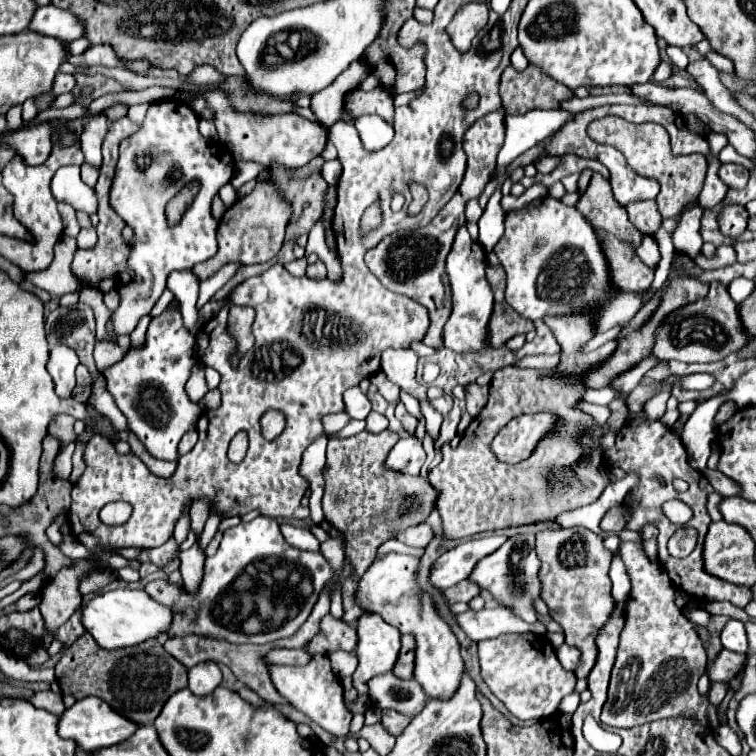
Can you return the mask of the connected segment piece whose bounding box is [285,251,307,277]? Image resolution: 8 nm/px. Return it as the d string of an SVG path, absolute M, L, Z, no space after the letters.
M305 251L305 255L303 255L301 259L293 259L291 263L287 263L287 265L285 265L285 269L287 269L291 275L301 277L301 275L305 275L305 269L307 269L305 259L307 259L307 251Z

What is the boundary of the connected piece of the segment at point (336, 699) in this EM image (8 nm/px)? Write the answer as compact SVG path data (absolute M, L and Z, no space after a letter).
M313 655L311 663L303 667L289 667L289 665L273 665L269 669L271 681L279 695L291 703L297 711L305 713L311 721L315 721L319 727L329 731L331 735L349 735L351 725L351 713L345 707L343 701L343 687L339 685L337 675L333 675L329 659L325 655Z

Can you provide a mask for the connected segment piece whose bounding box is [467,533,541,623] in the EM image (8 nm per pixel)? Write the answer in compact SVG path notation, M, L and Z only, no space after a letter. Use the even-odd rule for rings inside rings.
M523 533L523 535L515 535L511 537L507 543L503 543L497 551L493 551L493 555L487 555L485 559L481 559L481 563L477 563L477 567L473 569L473 575L469 575L467 581L475 583L479 589L487 589L491 593L491 597L503 605L509 607L513 611L513 615L517 615L519 619L523 619L525 623L535 623L537 621L537 611L533 601L541 597L541 581L539 581L539 559L535 555L535 535L531 533ZM511 565L519 567L519 577L523 583L523 591L519 591L515 587L515 573L511 569Z

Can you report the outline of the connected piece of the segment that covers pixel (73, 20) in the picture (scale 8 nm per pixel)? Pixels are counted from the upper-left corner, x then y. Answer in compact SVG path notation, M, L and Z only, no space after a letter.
M37 7L27 29L61 41L73 41L83 35L83 23L69 11L57 7Z

